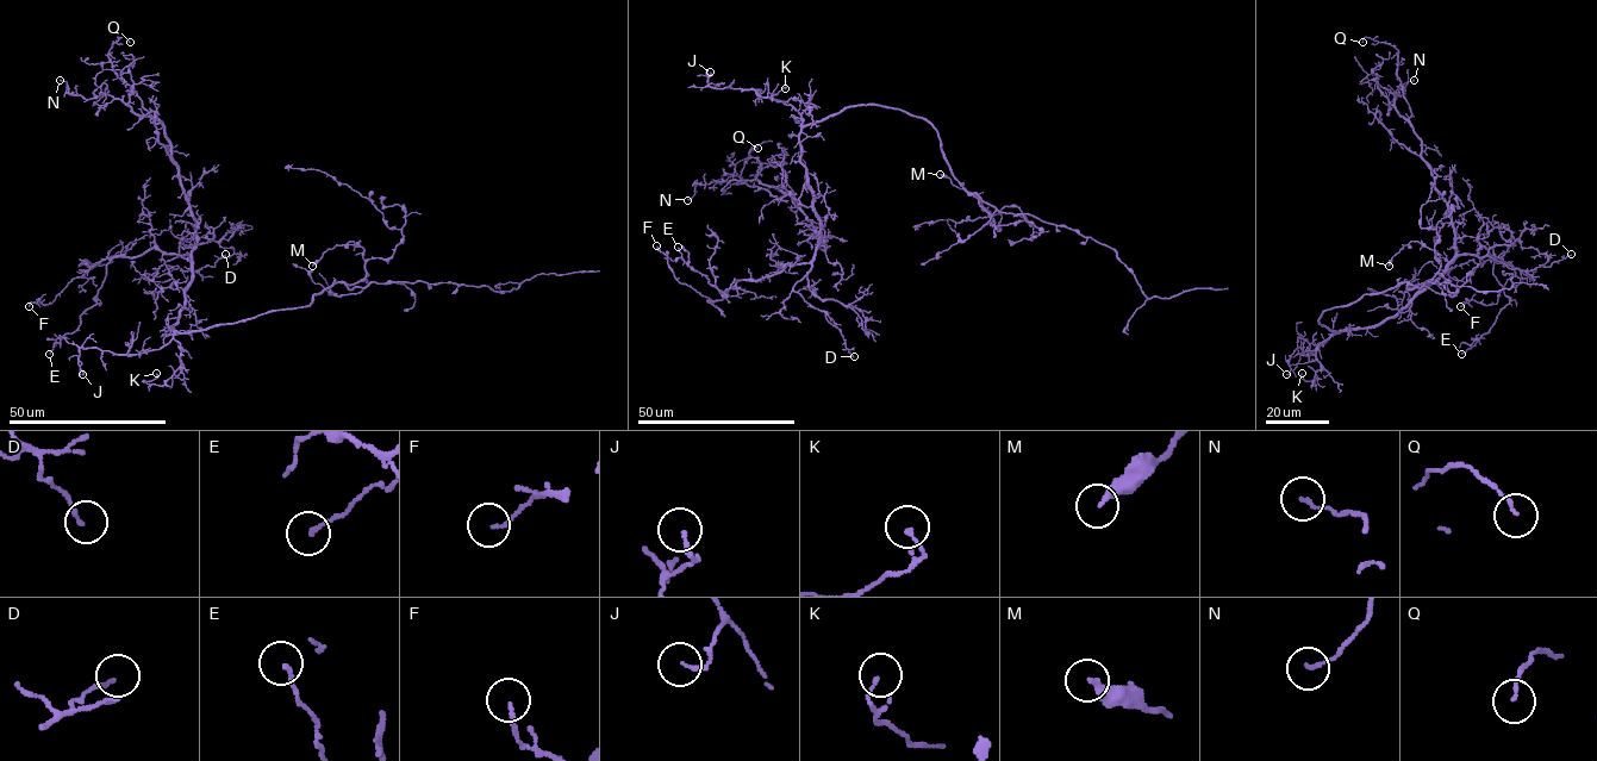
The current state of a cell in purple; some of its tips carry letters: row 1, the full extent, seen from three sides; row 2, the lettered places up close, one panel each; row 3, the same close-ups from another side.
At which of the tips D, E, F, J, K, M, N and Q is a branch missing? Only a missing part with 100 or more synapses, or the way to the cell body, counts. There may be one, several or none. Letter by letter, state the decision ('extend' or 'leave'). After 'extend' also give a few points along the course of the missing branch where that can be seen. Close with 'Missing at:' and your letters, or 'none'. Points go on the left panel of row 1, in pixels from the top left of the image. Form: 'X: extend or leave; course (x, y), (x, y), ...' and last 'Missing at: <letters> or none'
D: leave
E: leave
F: leave
J: leave
K: leave
M: leave
N: leave
Q: leave
Missing at: none

